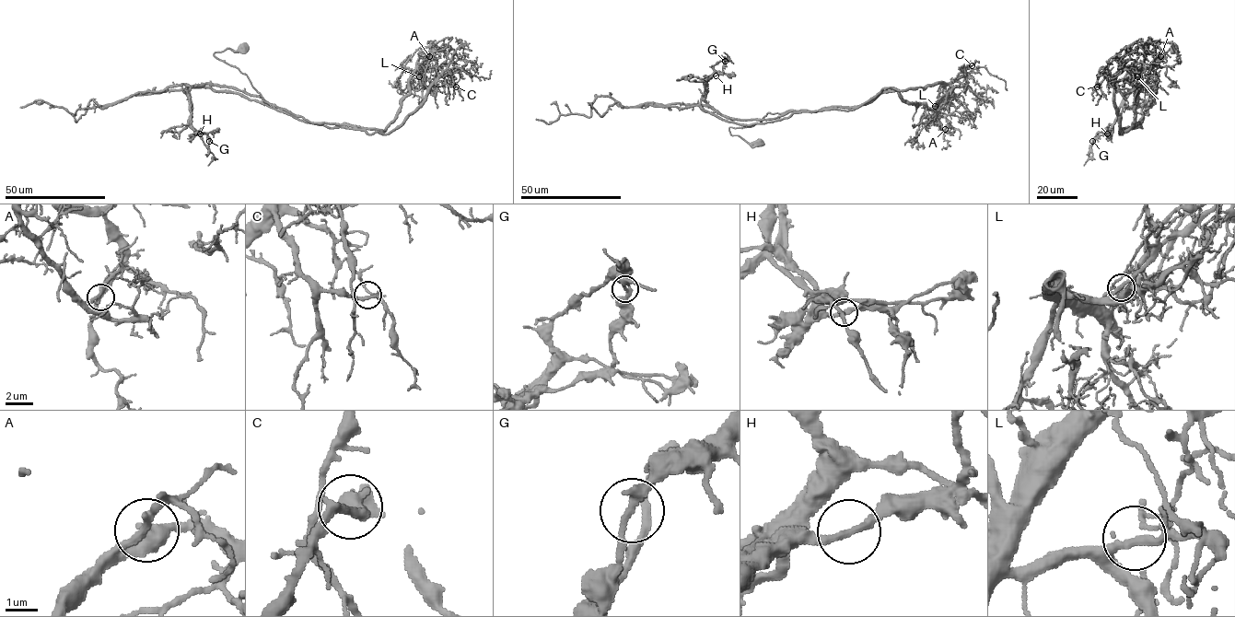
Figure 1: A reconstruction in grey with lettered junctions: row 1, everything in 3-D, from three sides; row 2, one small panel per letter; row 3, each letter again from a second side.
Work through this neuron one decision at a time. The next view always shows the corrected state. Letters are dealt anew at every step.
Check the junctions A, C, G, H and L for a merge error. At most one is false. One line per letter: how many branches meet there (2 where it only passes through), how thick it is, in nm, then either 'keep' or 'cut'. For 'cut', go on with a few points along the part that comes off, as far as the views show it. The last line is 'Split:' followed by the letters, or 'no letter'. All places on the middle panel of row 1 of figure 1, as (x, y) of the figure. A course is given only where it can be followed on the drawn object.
A: 2 branches meet; 240 nm thick; keep
C: 2 branches meet; 240 nm thick; keep
G: 2 branches meet; 240 nm thick; keep
H: 2 branches meet; 240 nm thick; cut; foreign part runs (716, 75), (700, 106), (752, 124), (853, 110), (883, 88), (962, 75), (976, 96), (971, 126)
L: 2 branches meet; 240 nm thick; keep
Split: H

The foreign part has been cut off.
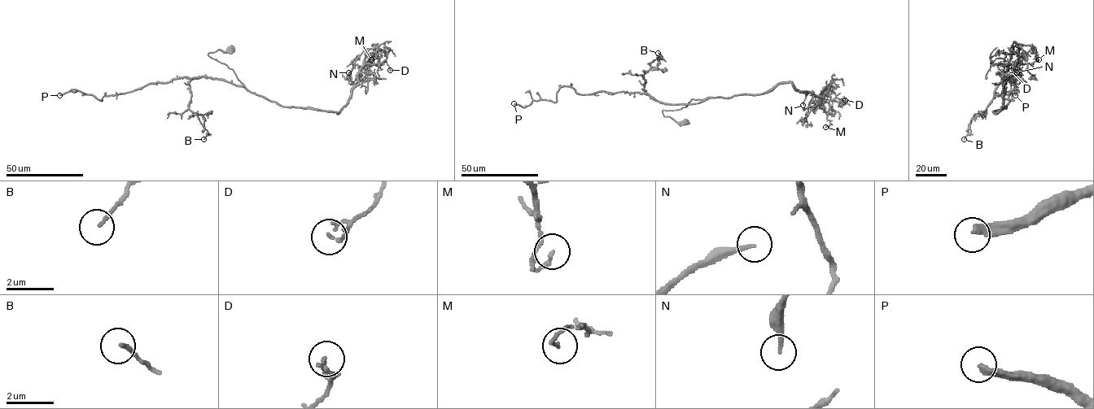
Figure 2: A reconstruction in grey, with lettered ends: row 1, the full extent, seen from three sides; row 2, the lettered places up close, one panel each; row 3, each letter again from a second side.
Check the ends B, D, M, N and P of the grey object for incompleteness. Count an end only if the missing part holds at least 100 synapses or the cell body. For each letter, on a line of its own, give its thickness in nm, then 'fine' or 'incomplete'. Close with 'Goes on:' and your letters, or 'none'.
B: 150 nm | fine
D: 130 nm | fine
M: 150 nm | fine
N: 170 nm | fine
P: 320 nm | incomplete
Goes on: P

